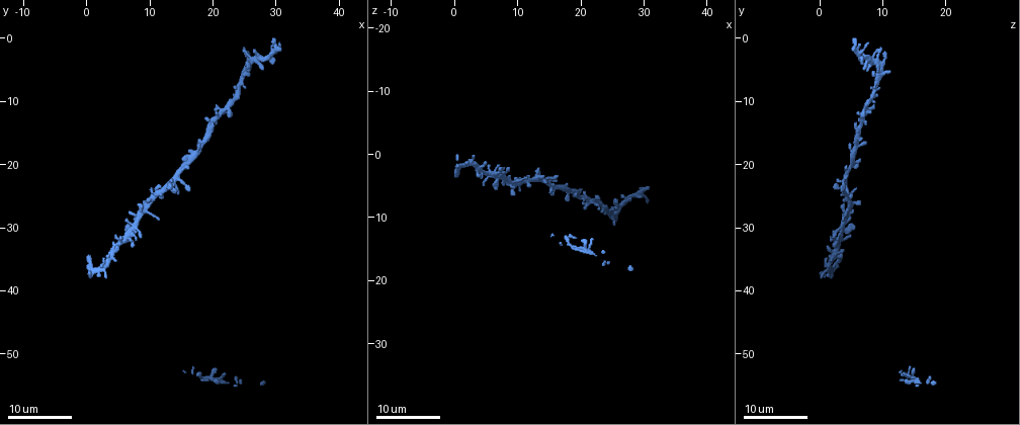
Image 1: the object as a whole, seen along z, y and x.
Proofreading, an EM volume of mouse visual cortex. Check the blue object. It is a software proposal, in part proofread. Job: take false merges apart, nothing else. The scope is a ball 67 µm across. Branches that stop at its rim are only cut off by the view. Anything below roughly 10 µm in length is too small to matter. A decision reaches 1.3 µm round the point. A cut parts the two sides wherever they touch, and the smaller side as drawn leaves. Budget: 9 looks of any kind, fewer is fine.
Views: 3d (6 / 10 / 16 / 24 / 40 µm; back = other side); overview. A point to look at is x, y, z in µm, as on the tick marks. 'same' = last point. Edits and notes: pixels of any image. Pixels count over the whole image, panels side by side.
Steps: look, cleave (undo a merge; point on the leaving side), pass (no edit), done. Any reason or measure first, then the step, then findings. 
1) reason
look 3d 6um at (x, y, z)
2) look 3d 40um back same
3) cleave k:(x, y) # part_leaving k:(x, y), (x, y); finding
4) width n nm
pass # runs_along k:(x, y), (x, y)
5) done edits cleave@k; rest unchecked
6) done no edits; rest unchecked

branch point
look 3d 24um at (4.0, 35.0, 2.0)

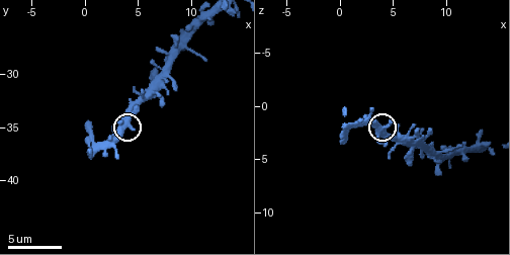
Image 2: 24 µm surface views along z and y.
look 3d 6um same

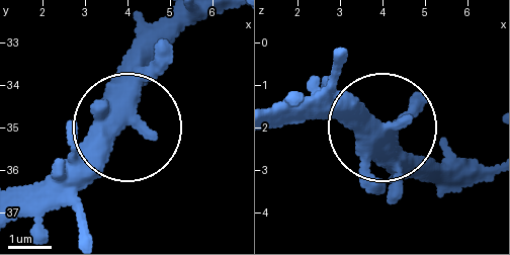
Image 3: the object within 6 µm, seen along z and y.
pass # all the same neuron

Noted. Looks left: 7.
side arm on a straight run
look 3d 6um at (7.8, 29.4, 3.8)

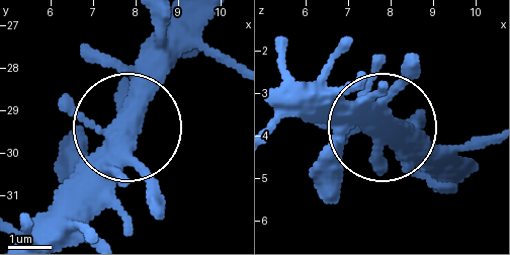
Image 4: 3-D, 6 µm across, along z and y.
look 3d 6um back same

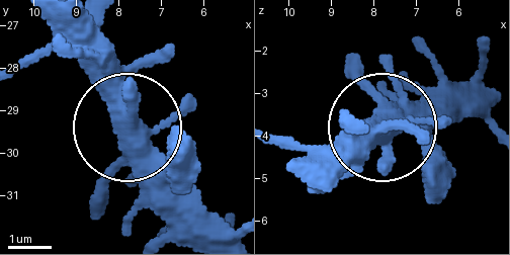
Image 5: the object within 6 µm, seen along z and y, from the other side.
side_arm 41 um
pass # all the same neuron

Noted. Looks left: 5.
narrows sharply
look 3d 16um at (20.5, 12.0, 6.5)

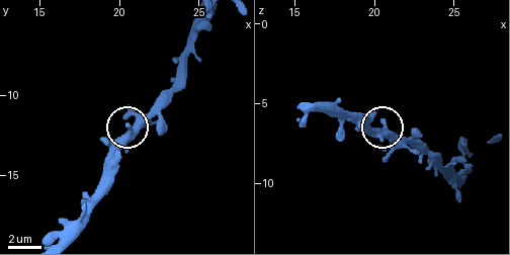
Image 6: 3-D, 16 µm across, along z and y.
zoom in
look 3d 10um at (20.9, 12.0, 6.5)

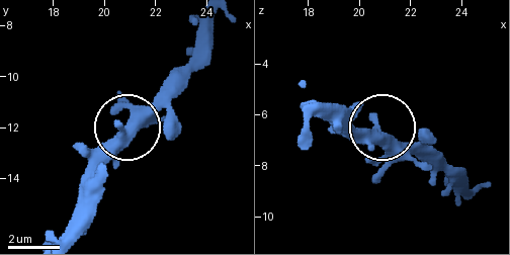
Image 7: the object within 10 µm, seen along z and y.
pass # continuous, no second neuron

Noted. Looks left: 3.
three arms meet
look 3d 24um at (25.0, 5.0, 9.0)

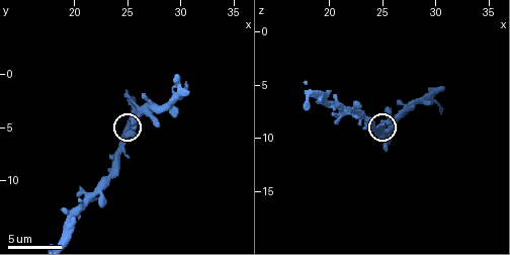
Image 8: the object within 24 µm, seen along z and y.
look 3d 6um same

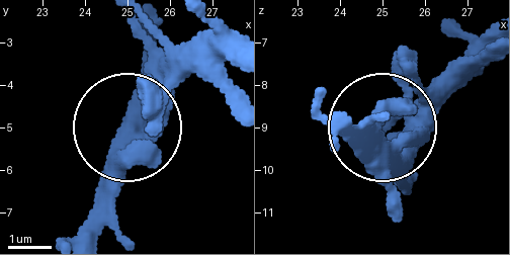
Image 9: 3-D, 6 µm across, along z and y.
width 380 nm
pass # continuous, no second neuron

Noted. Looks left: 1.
done no edits; rest unchecked

